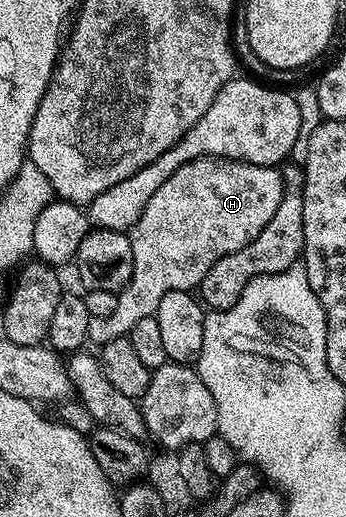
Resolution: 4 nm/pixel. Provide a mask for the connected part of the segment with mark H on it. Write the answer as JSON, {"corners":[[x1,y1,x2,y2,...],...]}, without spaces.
{"corners":[[201,156,185,162,157,194,149,198,141,218,129,229,135,273,117,294,117,307,105,318,92,316,88,341,95,346,130,336,141,318,155,315,161,298,170,292,198,289,209,266,233,250,241,250,269,226,283,197,283,178,278,167,257,166,244,160]]}

